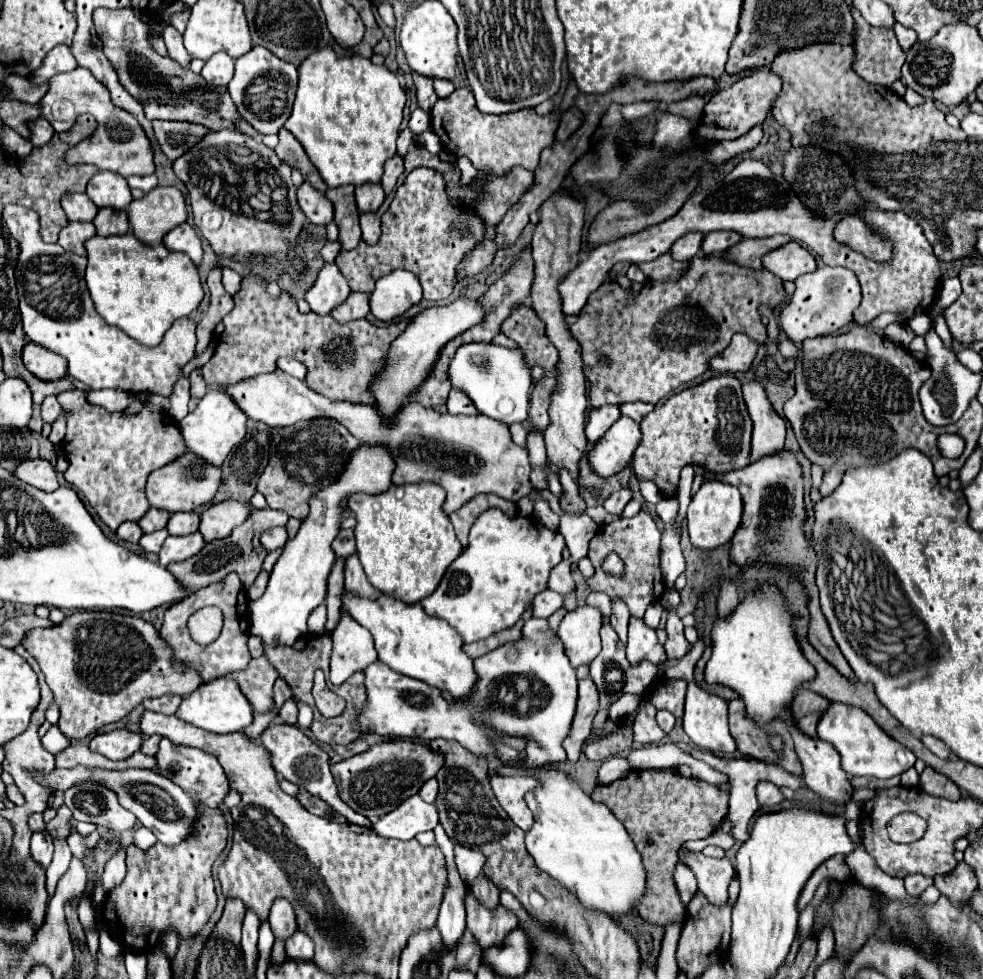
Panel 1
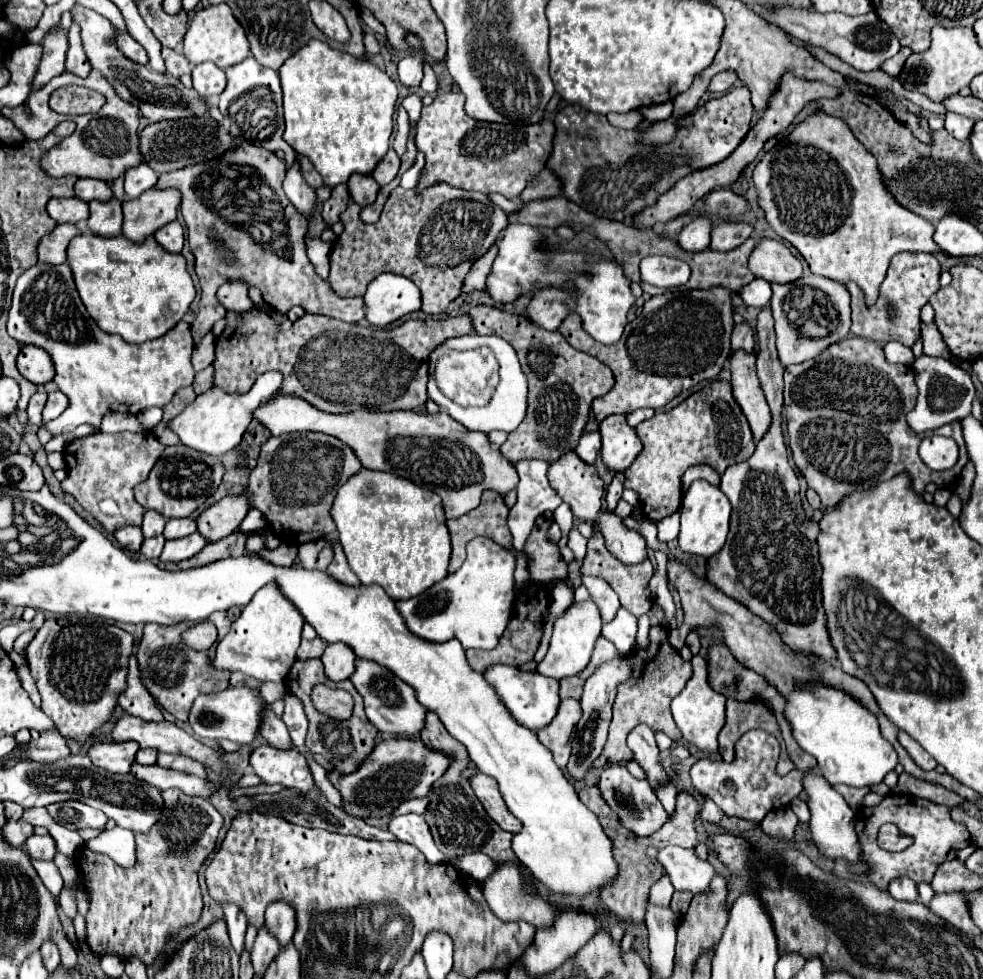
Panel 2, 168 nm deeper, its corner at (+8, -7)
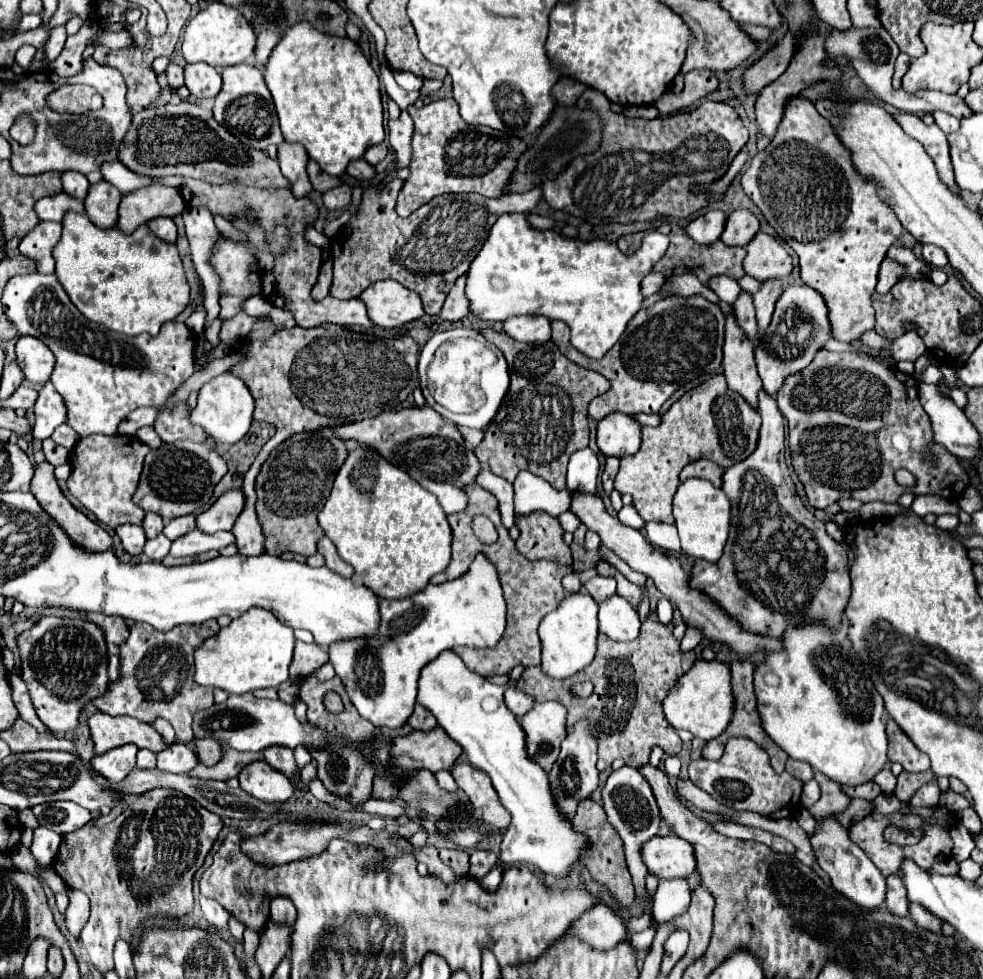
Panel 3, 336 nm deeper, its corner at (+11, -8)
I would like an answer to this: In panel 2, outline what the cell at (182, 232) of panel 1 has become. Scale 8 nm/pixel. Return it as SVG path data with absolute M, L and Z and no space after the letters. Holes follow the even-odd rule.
M174 220L174 222L168 222L166 226L158 228L154 232L154 238L158 240L158 244L164 250L168 250L168 252L180 252L182 244L184 244L184 230L182 230L180 222Z

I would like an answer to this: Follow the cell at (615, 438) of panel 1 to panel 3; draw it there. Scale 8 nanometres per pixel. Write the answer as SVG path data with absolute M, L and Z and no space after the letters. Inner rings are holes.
M609 413L597 425L597 445L605 457L635 455L641 445L641 425L623 413Z

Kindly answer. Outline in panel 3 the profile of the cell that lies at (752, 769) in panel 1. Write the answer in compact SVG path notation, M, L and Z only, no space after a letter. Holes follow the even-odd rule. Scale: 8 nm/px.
M747 737L729 739L725 753L719 761L709 761L709 759L691 761L689 779L699 789L709 793L713 799L737 811L755 811L769 819L781 819L781 817L791 817L797 813L797 809L801 809L799 795L801 795L803 783L789 773L777 775L769 765L767 751Z

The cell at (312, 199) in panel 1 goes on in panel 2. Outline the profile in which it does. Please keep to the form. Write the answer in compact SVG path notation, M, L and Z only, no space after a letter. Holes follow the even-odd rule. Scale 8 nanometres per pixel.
M298 158L294 160L294 164L286 172L284 192L286 192L288 200L296 206L298 212L302 212L304 216L310 216L310 212L314 212L314 208L316 208L316 192L302 178L300 160Z

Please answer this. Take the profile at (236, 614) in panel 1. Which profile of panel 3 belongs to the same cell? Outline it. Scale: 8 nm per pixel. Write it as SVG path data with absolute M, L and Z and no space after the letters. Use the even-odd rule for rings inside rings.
M215 619L201 625L177 625L177 629L167 633L135 623L129 639L121 645L121 679L111 683L109 691L103 697L97 697L93 705L101 713L131 715L143 723L163 717L173 725L177 733L175 741L191 741L191 721L195 711L213 705L213 687L201 687L193 681L193 653L205 639L215 637L219 629Z

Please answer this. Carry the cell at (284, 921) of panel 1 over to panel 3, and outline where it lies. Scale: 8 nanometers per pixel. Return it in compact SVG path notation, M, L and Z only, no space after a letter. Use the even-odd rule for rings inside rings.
M287 897L271 899L271 921L277 925L293 925L295 923L295 905Z

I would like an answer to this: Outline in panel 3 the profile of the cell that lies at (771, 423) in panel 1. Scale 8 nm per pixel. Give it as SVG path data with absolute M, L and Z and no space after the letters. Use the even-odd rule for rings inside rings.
M727 315L725 345L723 345L723 369L729 389L737 391L753 409L757 409L757 393L761 379L757 375L753 359L753 341L741 333L733 315Z

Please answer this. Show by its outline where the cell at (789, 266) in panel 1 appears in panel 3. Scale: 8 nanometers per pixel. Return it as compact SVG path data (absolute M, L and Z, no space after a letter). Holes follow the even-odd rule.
M759 231L747 245L743 269L757 281L787 279L793 271L793 263L791 255L775 237Z

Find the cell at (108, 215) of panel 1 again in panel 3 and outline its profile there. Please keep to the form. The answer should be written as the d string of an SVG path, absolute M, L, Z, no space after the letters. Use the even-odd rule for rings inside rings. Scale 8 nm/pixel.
M101 181L97 185L91 185L87 197L85 197L85 211L87 217L101 229L111 229L117 221L117 207L121 201L121 193L109 185L107 181Z

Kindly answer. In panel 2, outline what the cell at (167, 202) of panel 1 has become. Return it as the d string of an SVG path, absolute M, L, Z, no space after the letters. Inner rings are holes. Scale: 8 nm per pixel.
M152 188L136 200L122 202L124 226L122 234L132 242L142 242L160 226L176 220L180 206L180 192L176 188Z

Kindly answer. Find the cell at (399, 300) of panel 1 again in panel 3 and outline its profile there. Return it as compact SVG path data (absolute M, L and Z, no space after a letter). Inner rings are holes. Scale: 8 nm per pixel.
M393 279L371 283L361 293L361 301L367 305L369 319L383 329L393 329L425 315L419 295Z

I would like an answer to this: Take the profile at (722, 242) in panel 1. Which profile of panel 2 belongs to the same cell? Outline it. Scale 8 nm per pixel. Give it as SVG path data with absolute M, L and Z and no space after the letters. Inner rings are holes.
M720 222L712 230L710 248L720 252L734 250L740 244L744 244L752 236L752 232L754 232L754 226L746 222Z

